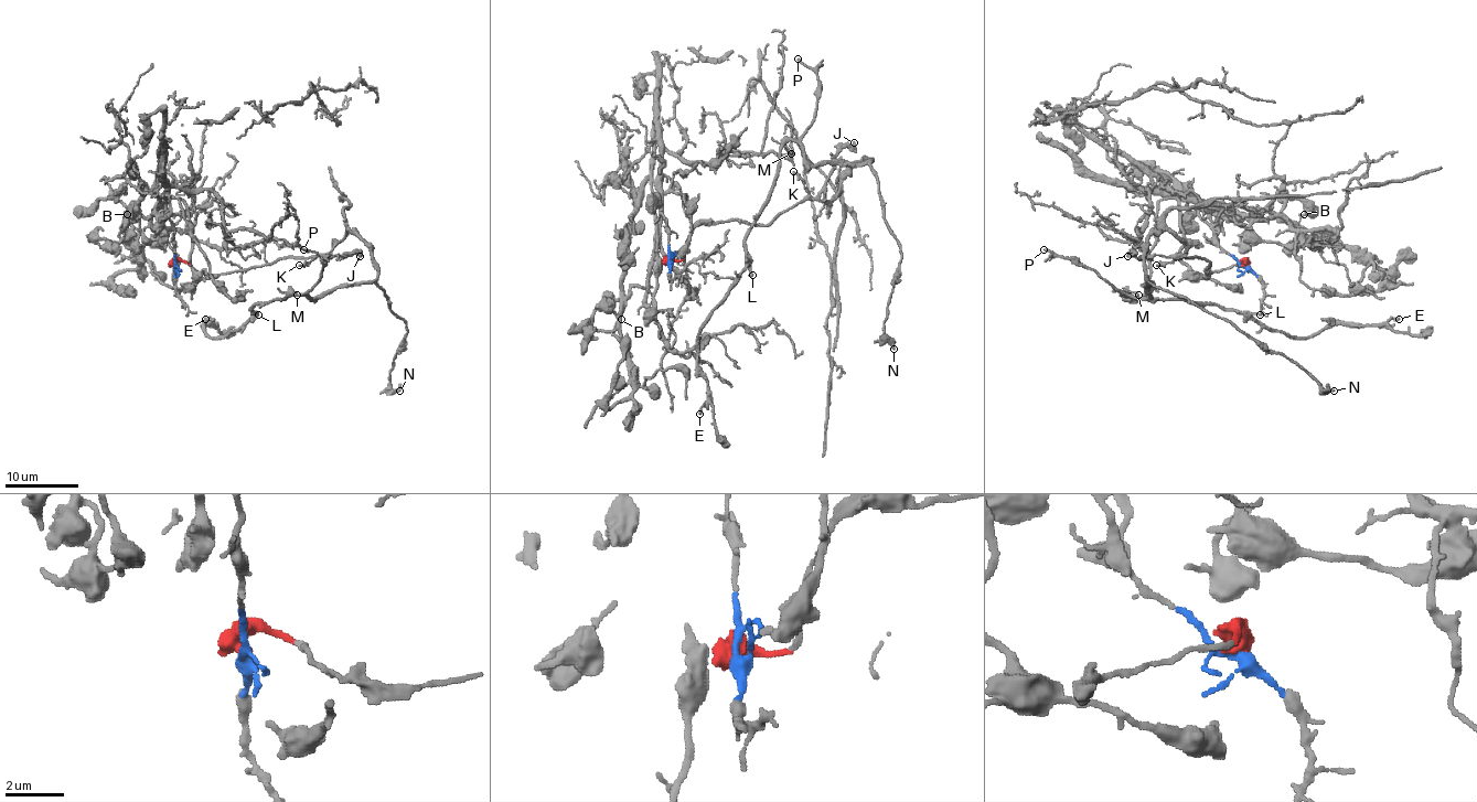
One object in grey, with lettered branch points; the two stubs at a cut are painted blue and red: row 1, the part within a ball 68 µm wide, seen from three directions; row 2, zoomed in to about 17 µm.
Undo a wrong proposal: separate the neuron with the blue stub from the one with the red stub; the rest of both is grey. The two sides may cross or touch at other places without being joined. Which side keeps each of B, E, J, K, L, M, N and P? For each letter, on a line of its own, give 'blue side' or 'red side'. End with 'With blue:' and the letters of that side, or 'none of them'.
B: blue side
E: red side
J: red side
K: red side
L: red side
M: red side
N: red side
P: red side
With blue: B

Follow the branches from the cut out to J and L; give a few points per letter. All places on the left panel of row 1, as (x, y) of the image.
J: (175, 265), (179, 259), (206, 275), (246, 270), (280, 258), (336, 254), (345, 258), (356, 253), (360, 256)
L: (175, 265), (206, 275), (325, 256), (348, 230), (370, 248), (373, 280), (260, 302), (252, 310), (258, 316)

